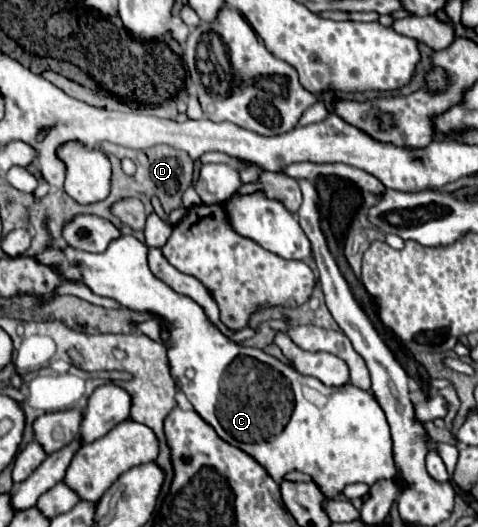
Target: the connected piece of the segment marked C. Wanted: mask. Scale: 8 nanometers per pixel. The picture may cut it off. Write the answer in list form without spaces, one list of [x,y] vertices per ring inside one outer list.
[[[130,235],[114,239],[104,253],[86,253],[78,249],[48,247],[36,259],[44,265],[58,265],[62,277],[70,281],[82,281],[96,295],[116,299],[122,307],[150,313],[160,323],[160,339],[166,345],[170,373],[176,377],[178,389],[188,397],[192,407],[210,423],[216,433],[230,445],[252,455],[268,475],[280,483],[288,471],[302,471],[312,477],[322,495],[334,499],[350,483],[372,485],[382,479],[390,479],[390,429],[386,415],[370,391],[362,391],[350,383],[342,387],[326,387],[316,377],[298,373],[292,365],[278,361],[262,349],[242,347],[228,339],[208,319],[206,311],[186,295],[176,293],[164,281],[152,275],[146,263],[148,247]]]

